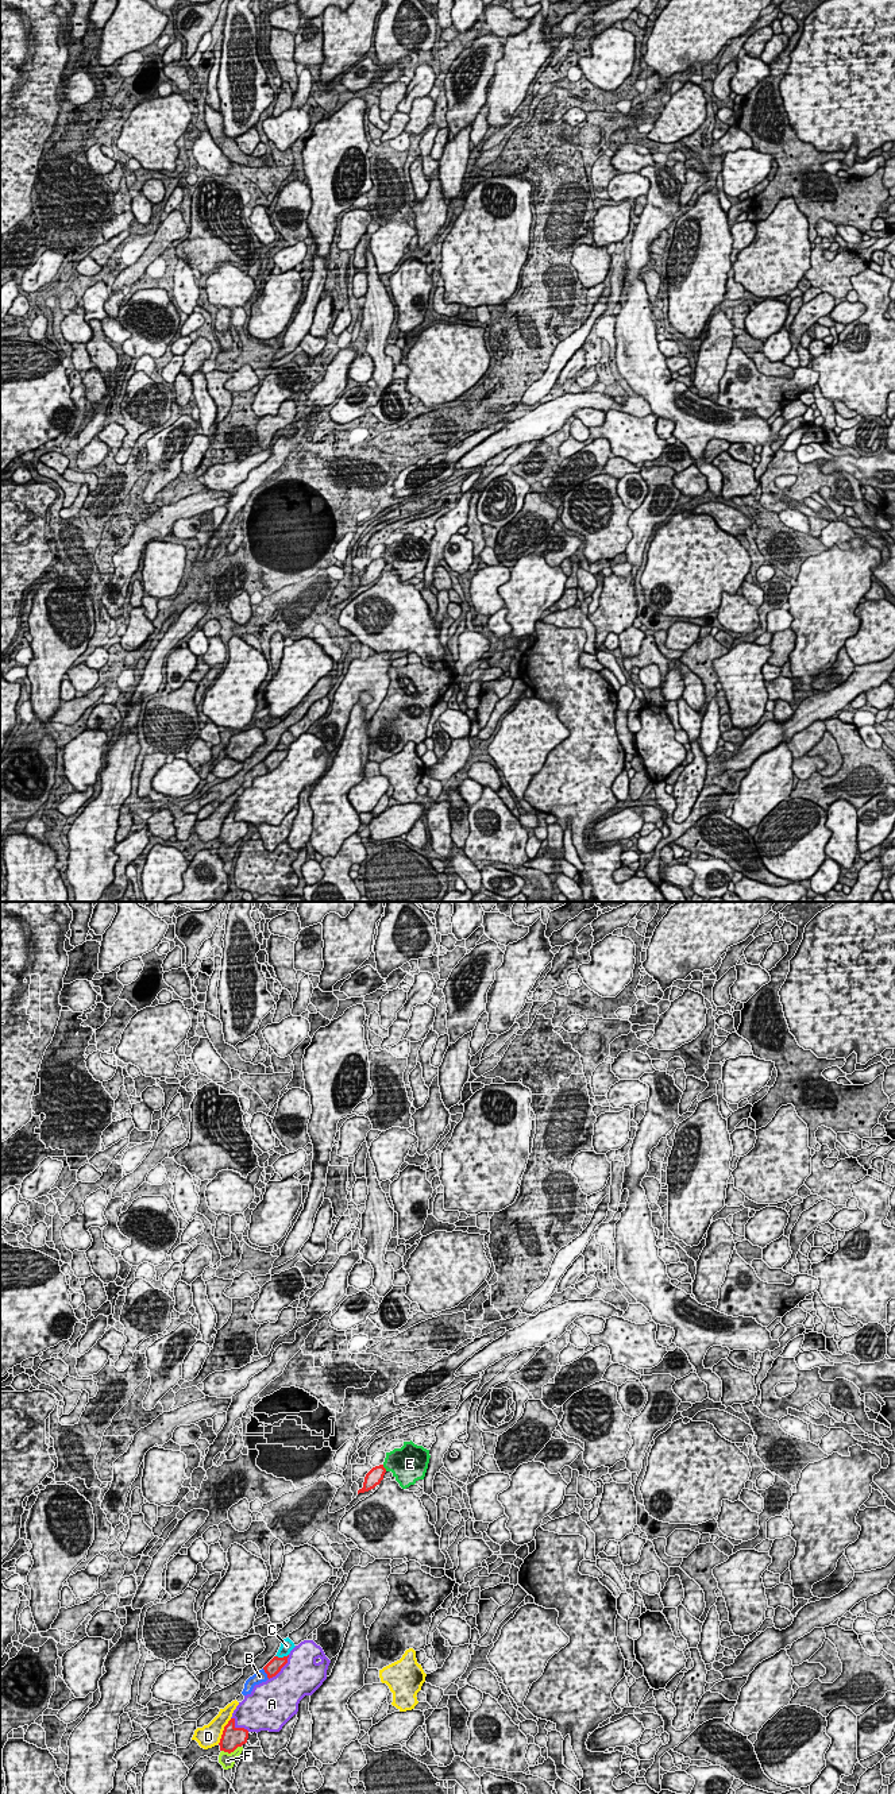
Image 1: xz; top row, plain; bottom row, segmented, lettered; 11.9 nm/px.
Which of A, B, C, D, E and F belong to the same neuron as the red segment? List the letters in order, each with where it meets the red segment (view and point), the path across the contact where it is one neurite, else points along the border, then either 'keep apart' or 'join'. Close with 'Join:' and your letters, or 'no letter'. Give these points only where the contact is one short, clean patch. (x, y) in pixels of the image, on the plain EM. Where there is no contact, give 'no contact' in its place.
A: xz (281, 760) | keep apart
B: xz (266, 766) | keep apart
C: xz (281, 751) | keep apart
D: xz (223, 824) | keep apart
E: xz (384, 560) | along xz (382, 558), (386, 563) | keep apart
F: xz (231, 844) | keep apart
Join: no letter

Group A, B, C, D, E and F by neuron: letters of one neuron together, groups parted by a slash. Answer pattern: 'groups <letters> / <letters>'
groups A / B / C / D / E / F

